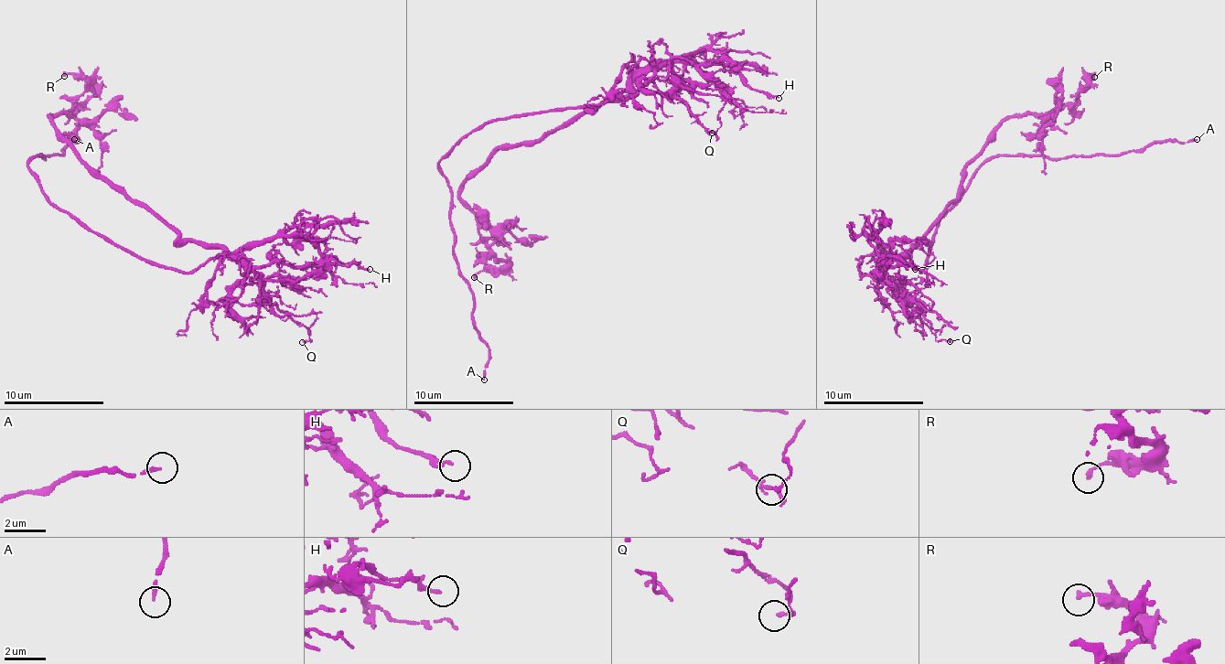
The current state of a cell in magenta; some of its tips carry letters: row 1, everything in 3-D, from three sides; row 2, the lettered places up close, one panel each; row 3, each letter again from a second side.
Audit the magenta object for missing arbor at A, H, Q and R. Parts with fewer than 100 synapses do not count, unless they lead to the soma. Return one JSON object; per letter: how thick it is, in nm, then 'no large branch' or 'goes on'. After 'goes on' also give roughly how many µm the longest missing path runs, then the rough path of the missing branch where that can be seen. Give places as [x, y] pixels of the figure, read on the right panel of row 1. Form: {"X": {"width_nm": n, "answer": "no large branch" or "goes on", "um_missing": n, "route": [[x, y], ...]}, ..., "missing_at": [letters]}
{"A": {"width_nm": 170, "answer": "goes on", "um_missing": 20}, "H": {"width_nm": 160, "answer": "no large branch"}, "Q": {"width_nm": 110, "answer": "no large branch"}, "R": {"width_nm": 200, "answer": "no large branch"}, "missing_at": ["A"]}

